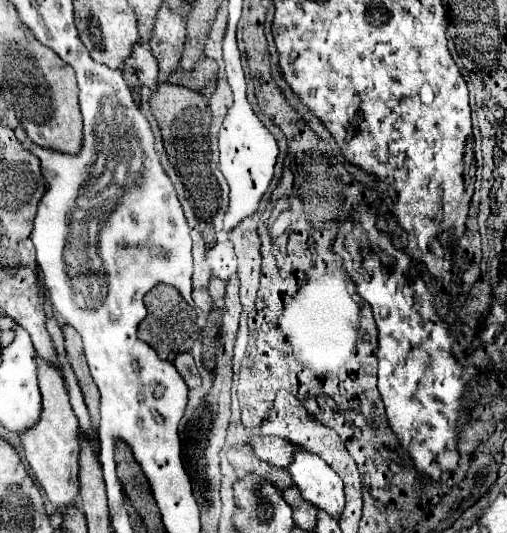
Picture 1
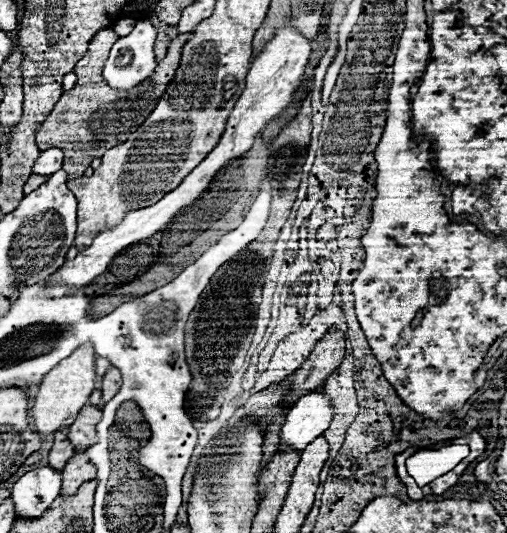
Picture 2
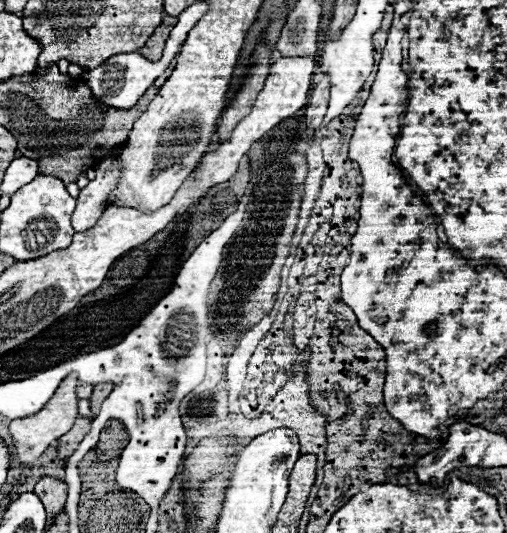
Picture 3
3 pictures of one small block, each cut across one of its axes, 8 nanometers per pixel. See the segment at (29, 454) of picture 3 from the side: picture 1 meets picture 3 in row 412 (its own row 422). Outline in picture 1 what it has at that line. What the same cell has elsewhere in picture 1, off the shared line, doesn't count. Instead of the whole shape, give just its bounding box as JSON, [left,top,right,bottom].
[22,356,78,506]

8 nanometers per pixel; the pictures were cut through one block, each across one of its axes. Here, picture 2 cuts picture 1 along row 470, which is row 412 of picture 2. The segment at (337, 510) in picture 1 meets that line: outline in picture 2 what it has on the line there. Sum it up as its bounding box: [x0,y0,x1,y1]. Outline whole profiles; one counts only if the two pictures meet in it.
[280,390,334,450]

